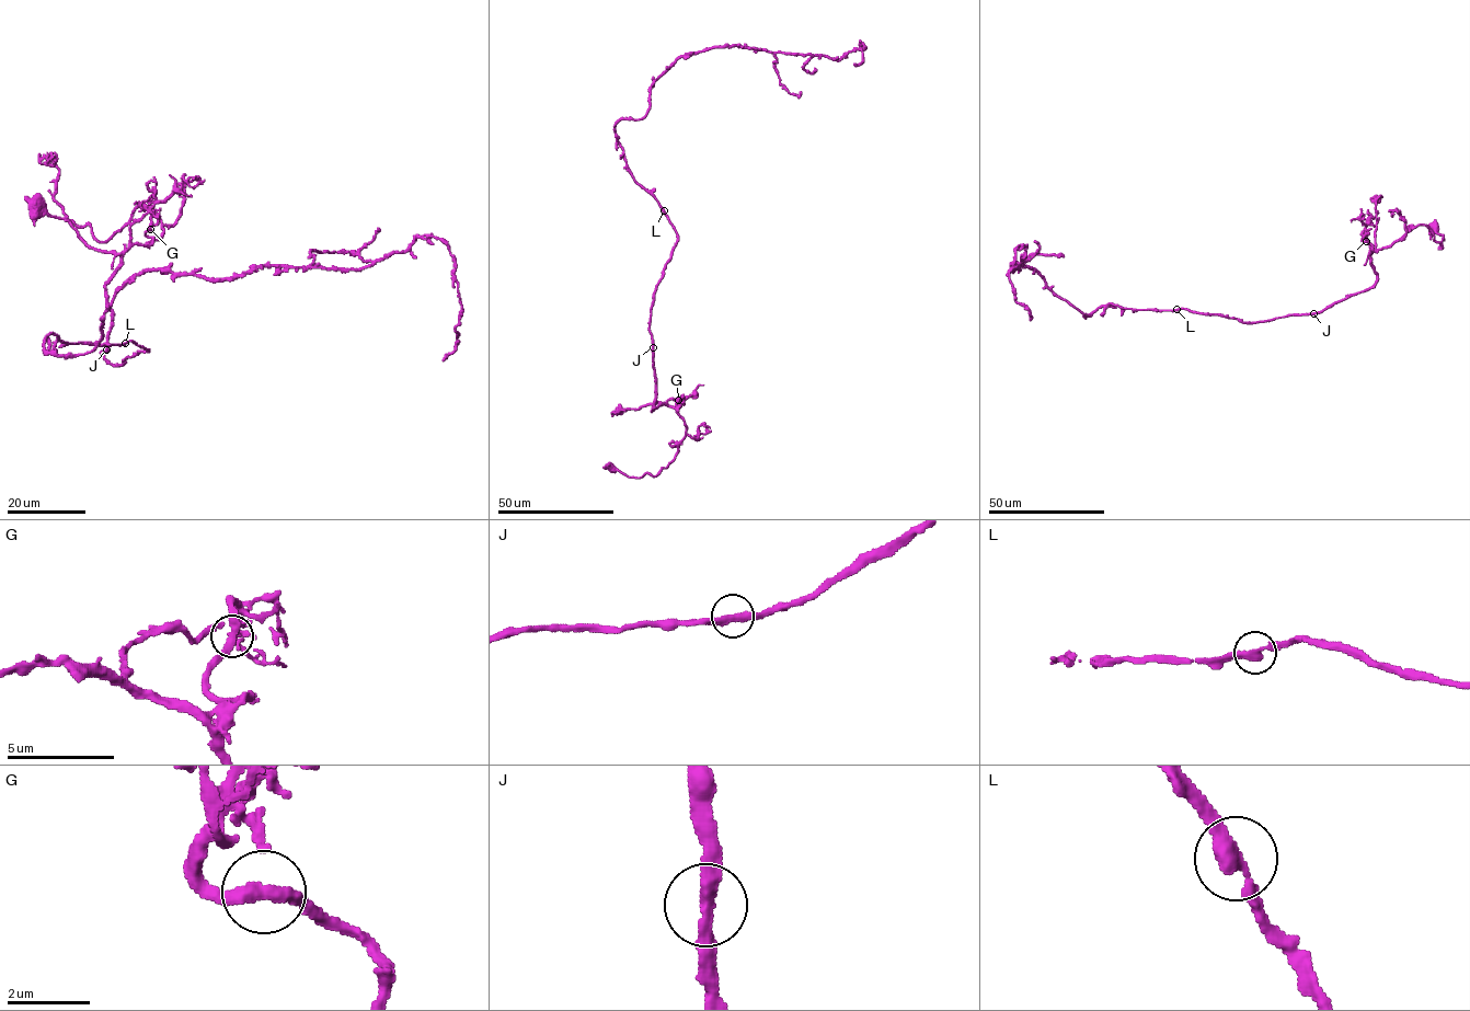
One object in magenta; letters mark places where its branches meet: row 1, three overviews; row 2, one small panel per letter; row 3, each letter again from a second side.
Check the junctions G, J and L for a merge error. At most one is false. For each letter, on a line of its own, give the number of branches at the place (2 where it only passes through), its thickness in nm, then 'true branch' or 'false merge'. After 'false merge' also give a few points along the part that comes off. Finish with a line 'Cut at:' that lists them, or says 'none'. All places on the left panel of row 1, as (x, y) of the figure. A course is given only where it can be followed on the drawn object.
G: branches 2; calibre 360 nm; true branch
J: branches 2; calibre 320 nm; true branch
L: branches 2; calibre 340 nm; true branch
Cut at: none

